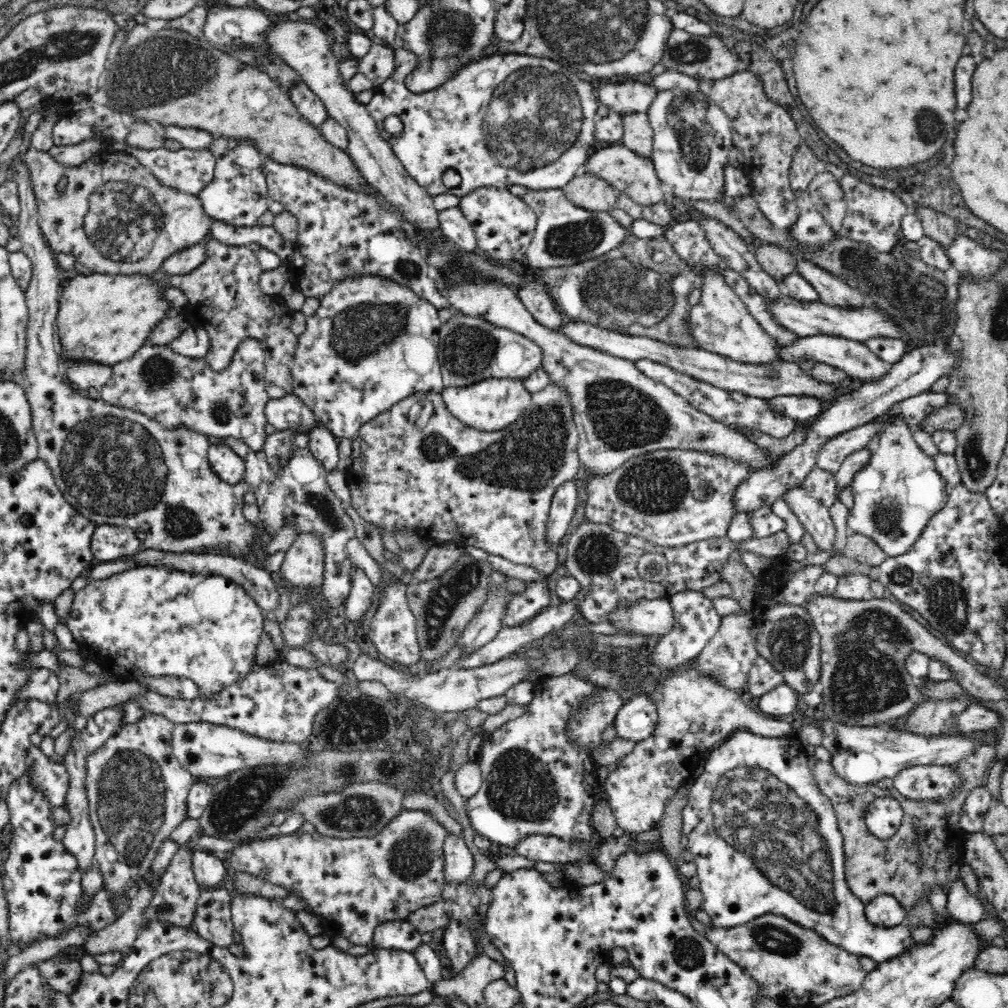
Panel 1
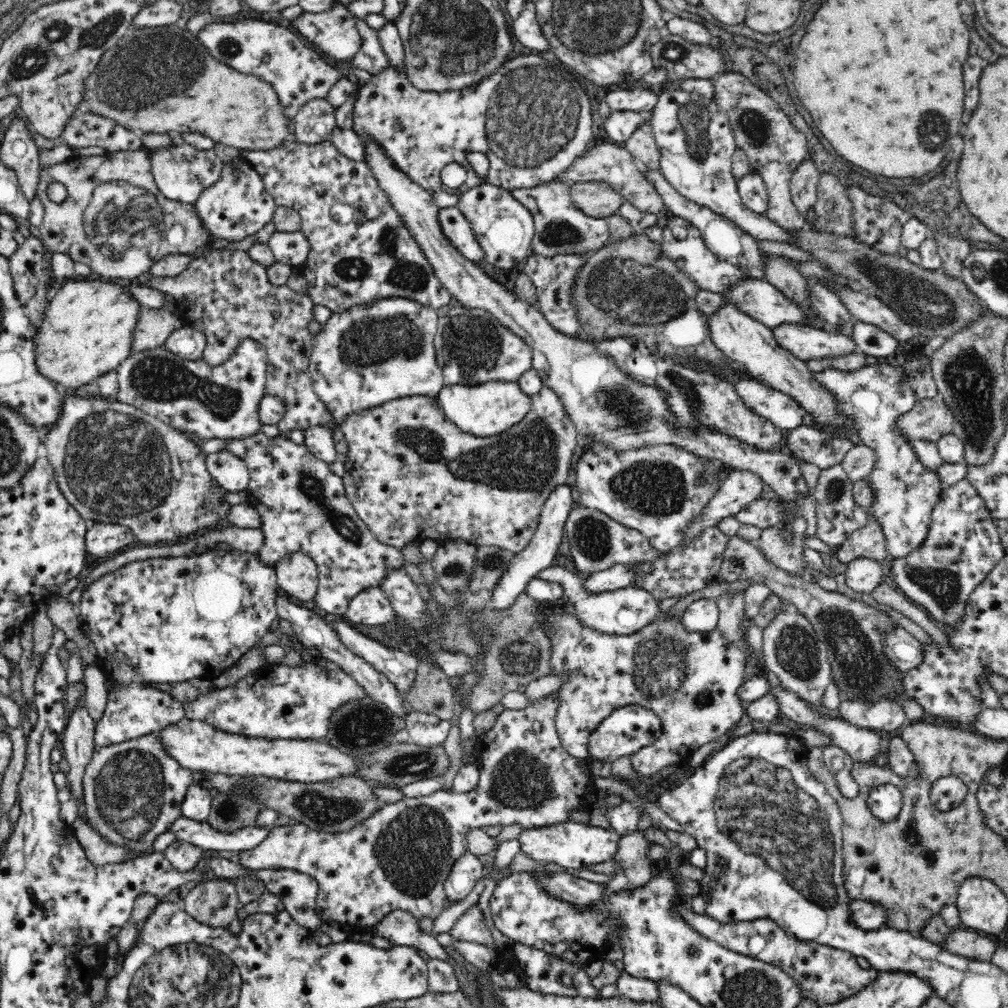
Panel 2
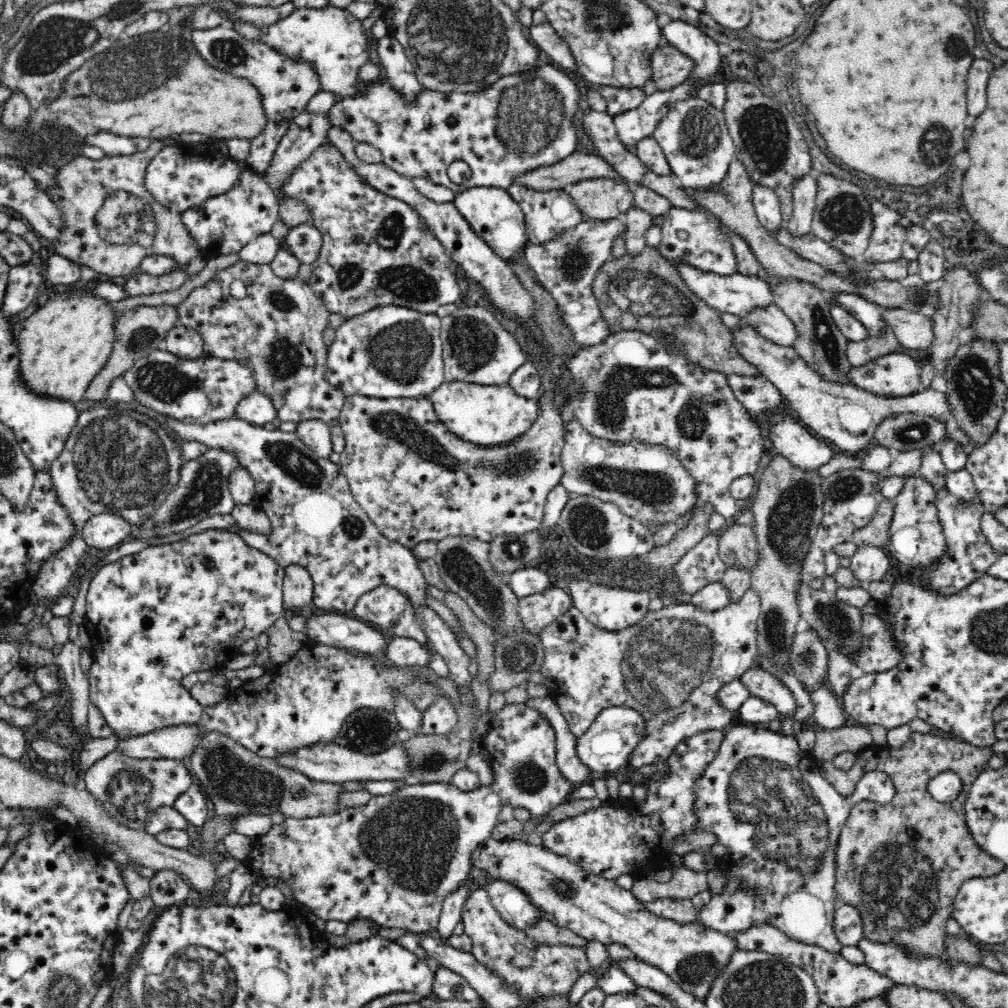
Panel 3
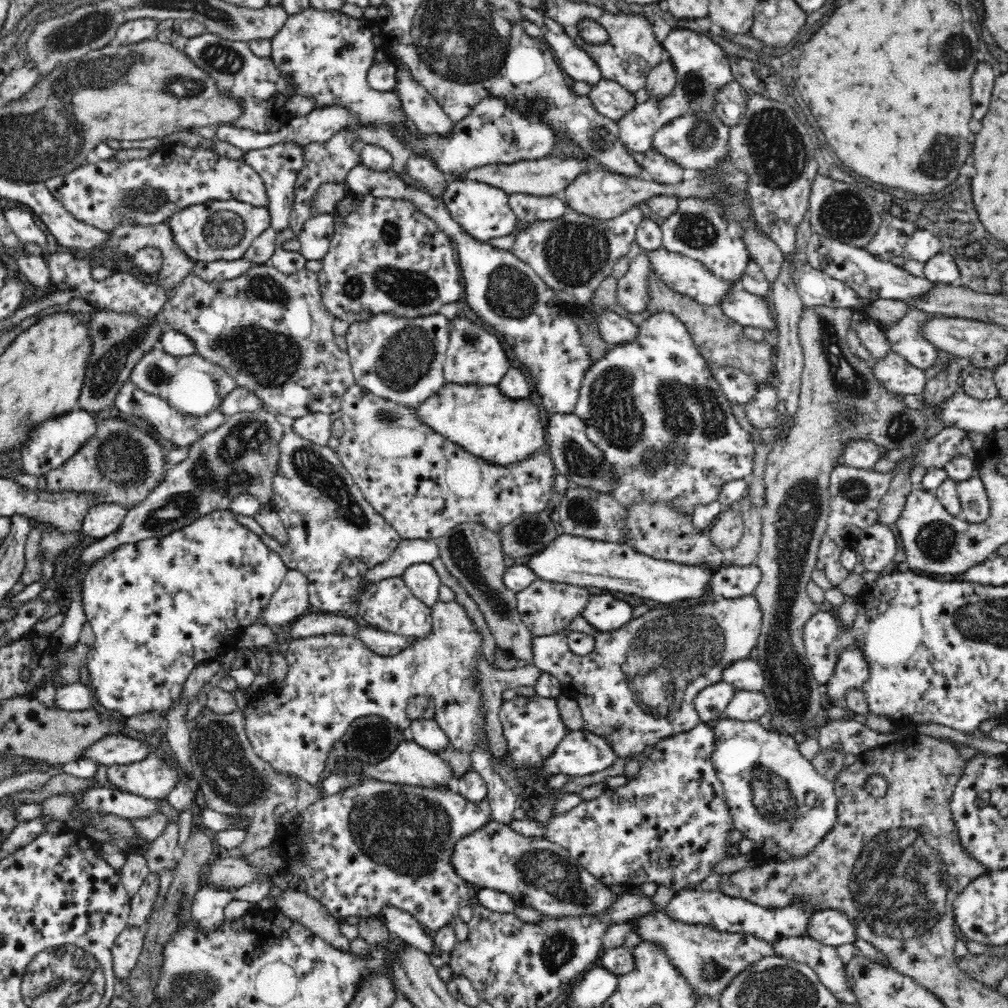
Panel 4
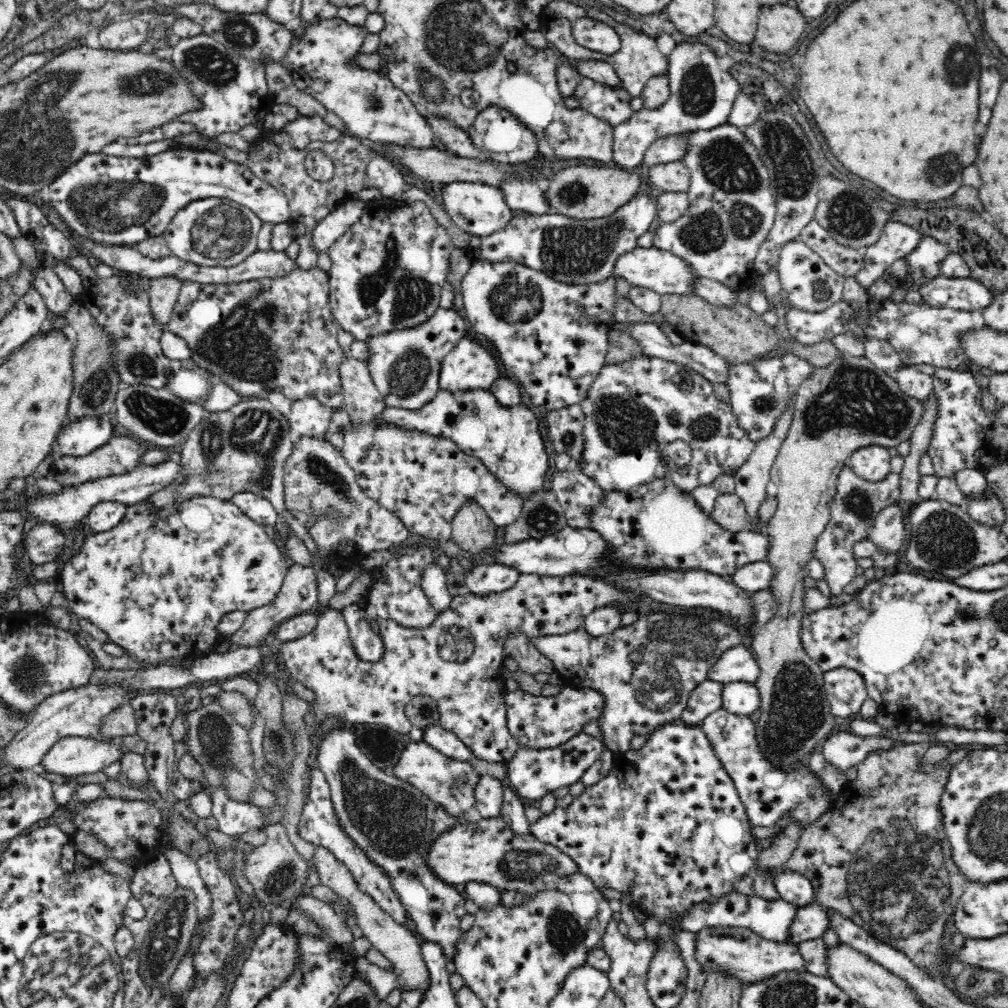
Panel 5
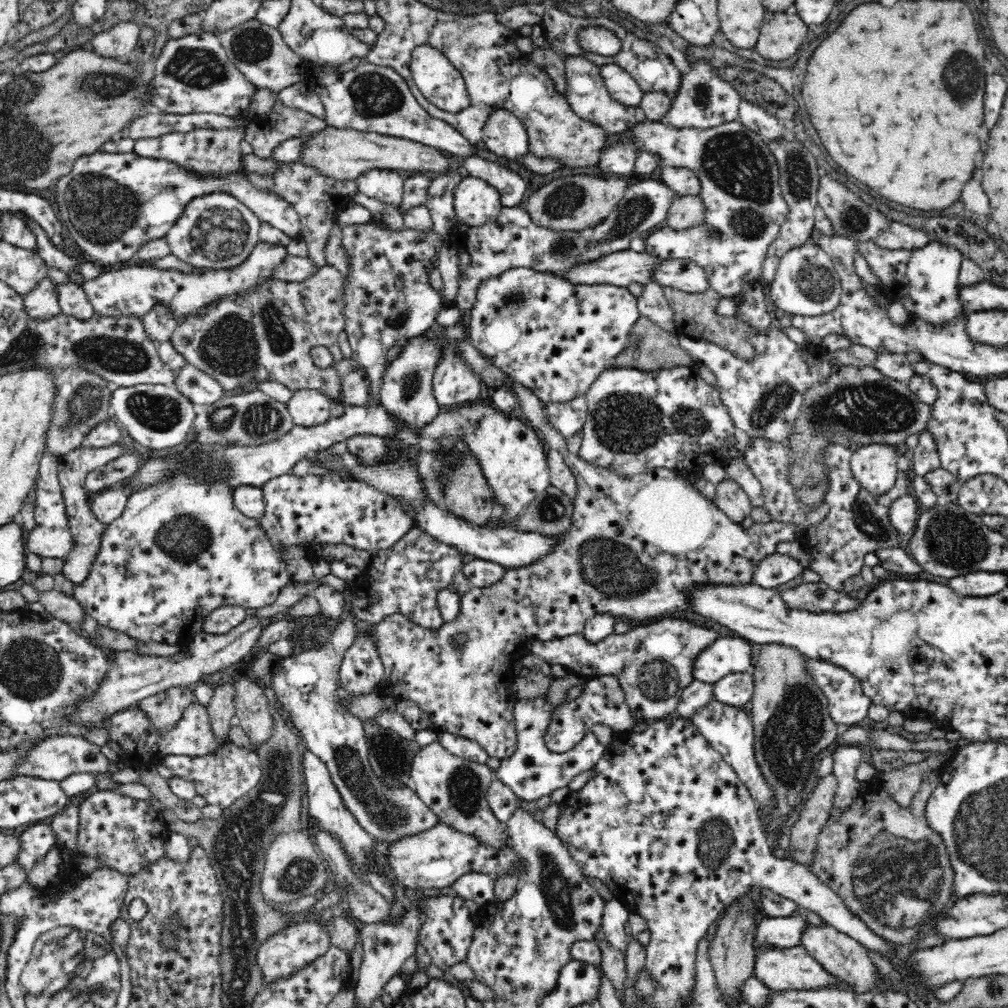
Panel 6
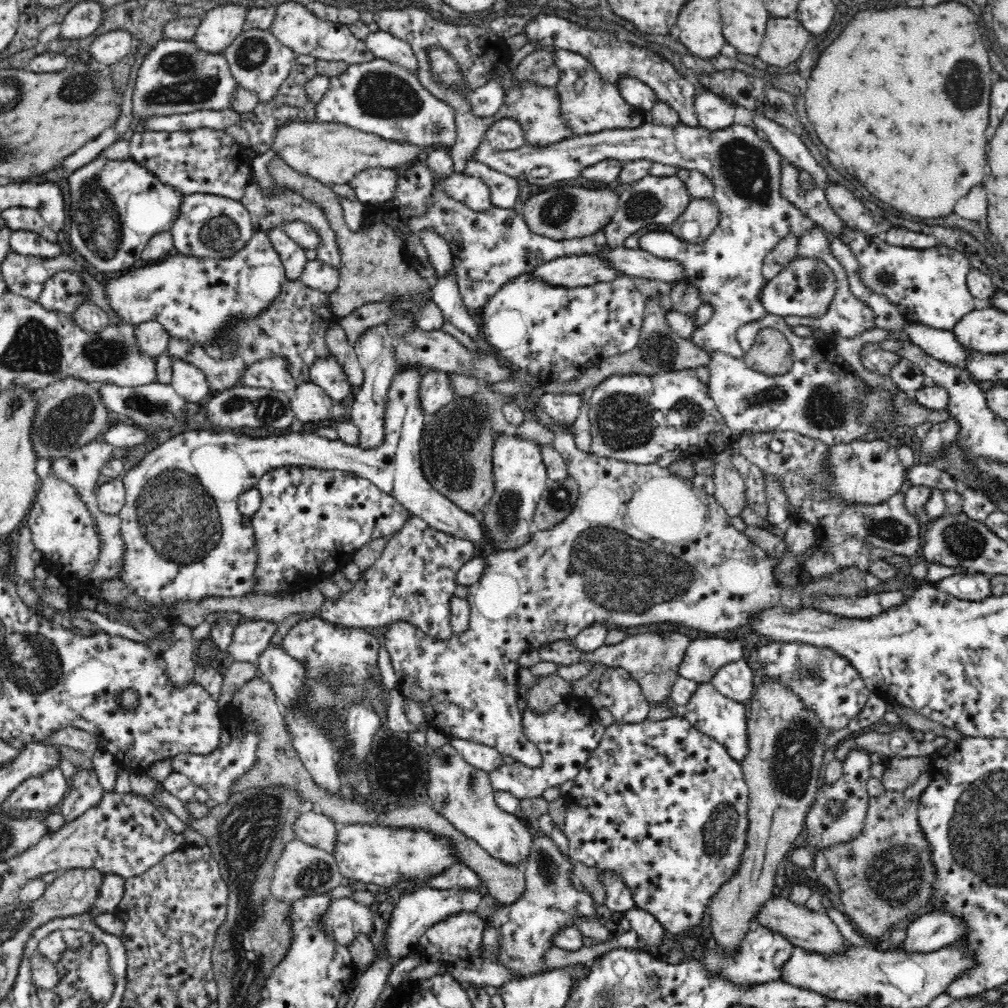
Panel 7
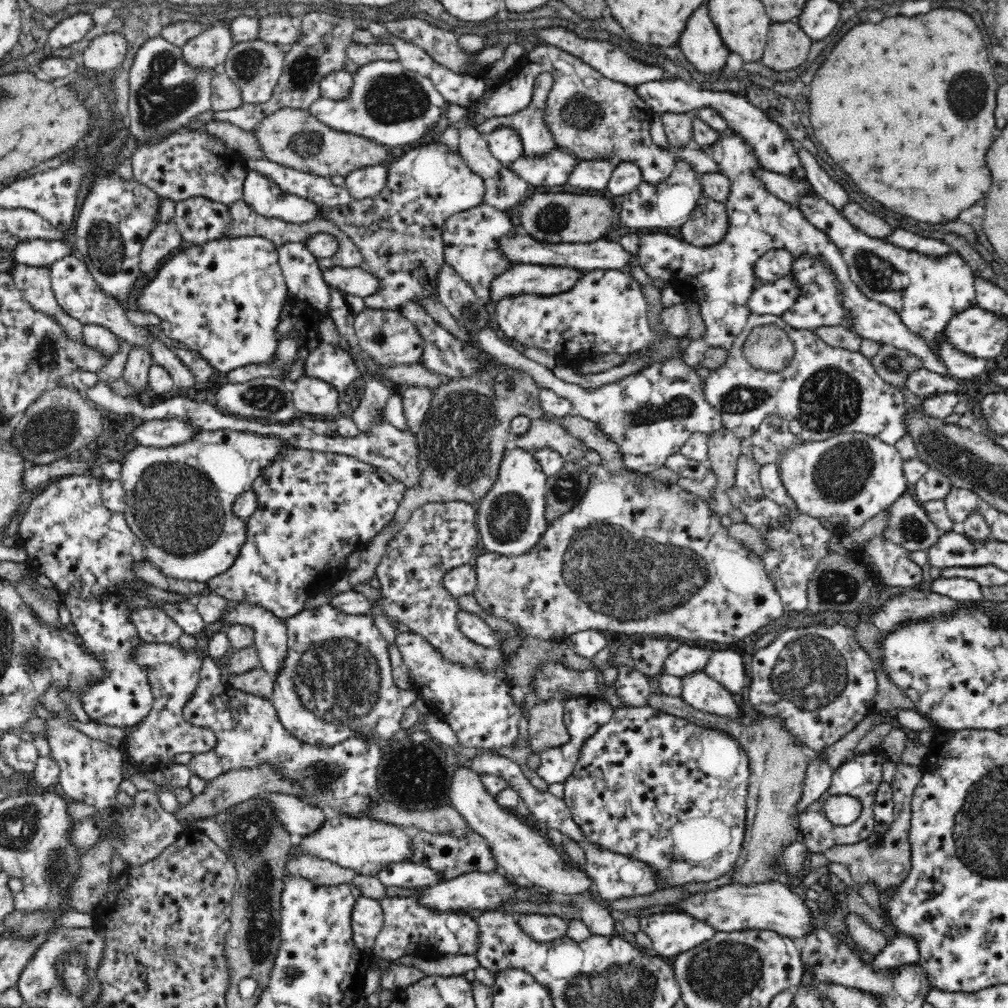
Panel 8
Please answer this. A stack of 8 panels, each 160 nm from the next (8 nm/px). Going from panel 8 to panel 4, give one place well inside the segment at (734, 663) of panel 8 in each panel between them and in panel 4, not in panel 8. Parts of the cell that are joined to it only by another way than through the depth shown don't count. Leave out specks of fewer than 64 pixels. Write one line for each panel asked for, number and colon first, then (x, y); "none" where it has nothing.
4: (746, 706)
5: (740, 698)
6: (736, 690)
7: (735, 681)

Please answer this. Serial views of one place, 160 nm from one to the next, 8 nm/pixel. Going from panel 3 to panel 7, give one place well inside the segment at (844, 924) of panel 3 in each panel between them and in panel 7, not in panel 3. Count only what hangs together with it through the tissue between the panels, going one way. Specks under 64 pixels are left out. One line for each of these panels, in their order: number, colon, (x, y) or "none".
4: (832, 927)
5: (811, 922)
6: (782, 932)
7: (763, 951)

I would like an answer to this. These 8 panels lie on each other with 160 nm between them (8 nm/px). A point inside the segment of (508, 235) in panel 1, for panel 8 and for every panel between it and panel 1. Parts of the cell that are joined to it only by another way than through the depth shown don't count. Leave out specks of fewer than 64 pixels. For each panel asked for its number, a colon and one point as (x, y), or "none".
2: (504, 228)
3: (494, 216)
4: (483, 211)
5: (479, 209)
6: (476, 202)
7: (472, 192)
8: (398, 231)

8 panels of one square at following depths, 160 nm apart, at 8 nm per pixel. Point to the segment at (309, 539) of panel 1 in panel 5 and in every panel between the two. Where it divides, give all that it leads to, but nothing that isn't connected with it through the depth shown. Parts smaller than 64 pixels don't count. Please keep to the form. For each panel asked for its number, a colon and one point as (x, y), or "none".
2: (297, 574)
3: (297, 586)
4: (291, 601)
5: (298, 594)

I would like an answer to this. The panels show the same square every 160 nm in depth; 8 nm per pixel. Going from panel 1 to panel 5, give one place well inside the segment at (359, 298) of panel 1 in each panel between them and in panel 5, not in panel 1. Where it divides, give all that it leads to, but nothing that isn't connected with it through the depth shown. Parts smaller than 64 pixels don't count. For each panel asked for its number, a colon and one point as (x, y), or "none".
2: (369, 354)
3: (391, 351)
4: (394, 357)
5: (405, 364)

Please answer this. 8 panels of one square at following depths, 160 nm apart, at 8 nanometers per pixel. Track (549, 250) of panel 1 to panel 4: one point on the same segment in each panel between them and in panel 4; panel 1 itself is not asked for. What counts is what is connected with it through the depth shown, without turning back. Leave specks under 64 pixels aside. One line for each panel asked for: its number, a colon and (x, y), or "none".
2: (561, 228)
3: (548, 214)
4: (529, 209)

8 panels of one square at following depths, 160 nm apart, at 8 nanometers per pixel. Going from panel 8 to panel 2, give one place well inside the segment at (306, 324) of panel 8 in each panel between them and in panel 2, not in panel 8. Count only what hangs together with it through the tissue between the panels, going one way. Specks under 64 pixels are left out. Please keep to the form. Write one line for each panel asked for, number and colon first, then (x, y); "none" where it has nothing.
2: (230, 290)
3: (277, 326)
4: (271, 331)
5: (275, 333)
6: (265, 334)
7: (293, 326)

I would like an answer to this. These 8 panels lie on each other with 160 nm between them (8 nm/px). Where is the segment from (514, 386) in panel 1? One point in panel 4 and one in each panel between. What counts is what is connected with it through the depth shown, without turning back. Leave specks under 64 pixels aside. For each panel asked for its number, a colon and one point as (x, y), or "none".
2: (489, 408)
3: (488, 415)
4: (481, 418)

